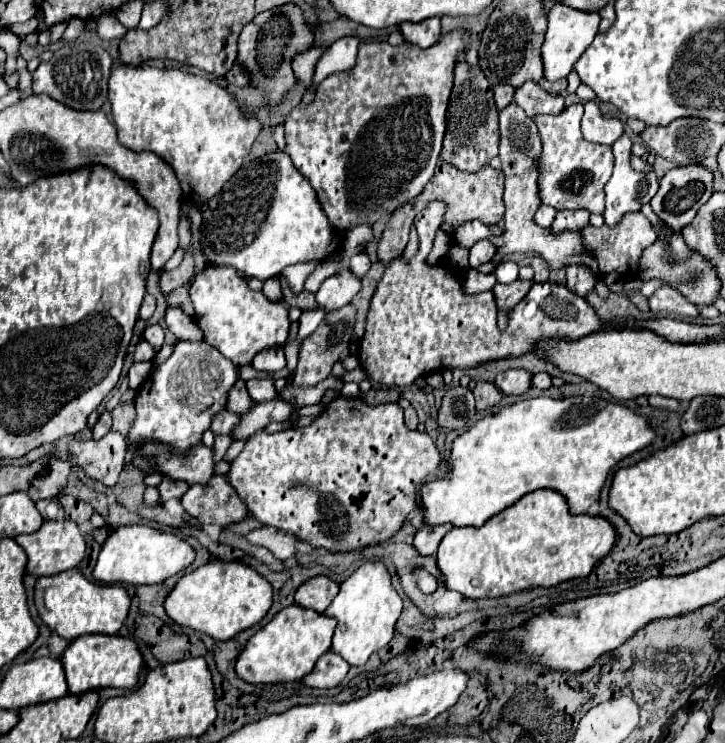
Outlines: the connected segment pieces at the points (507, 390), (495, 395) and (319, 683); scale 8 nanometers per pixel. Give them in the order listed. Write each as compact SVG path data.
M506 370L494 382L506 396L522 396L532 388L532 374L528 370Z
M478 382L474 388L474 396L476 396L476 410L478 412L494 410L500 404L500 400L504 398L504 394L490 382Z
M326 652L320 656L314 670L302 682L308 688L334 688L344 680L348 670L350 670L350 664L342 656L334 652Z

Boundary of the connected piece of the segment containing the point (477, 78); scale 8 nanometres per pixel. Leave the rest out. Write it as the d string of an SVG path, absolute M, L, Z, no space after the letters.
M456 62L440 158L444 162L450 162L460 172L478 172L498 156L498 108L492 94L494 90L478 66Z

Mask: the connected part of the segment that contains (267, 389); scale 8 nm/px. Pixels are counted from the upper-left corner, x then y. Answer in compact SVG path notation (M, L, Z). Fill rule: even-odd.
M266 378L266 380L248 380L246 382L248 394L254 402L264 402L264 400L272 400L276 398L276 390L274 390L274 380Z

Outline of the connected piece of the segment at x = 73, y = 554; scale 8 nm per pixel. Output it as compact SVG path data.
M50 520L50 522L44 522L38 532L16 536L16 542L28 554L26 572L32 574L32 576L54 576L54 574L60 574L64 570L76 568L84 560L84 554L86 554L84 536L82 536L78 524L72 522L72 520L62 520L62 522L60 520Z

